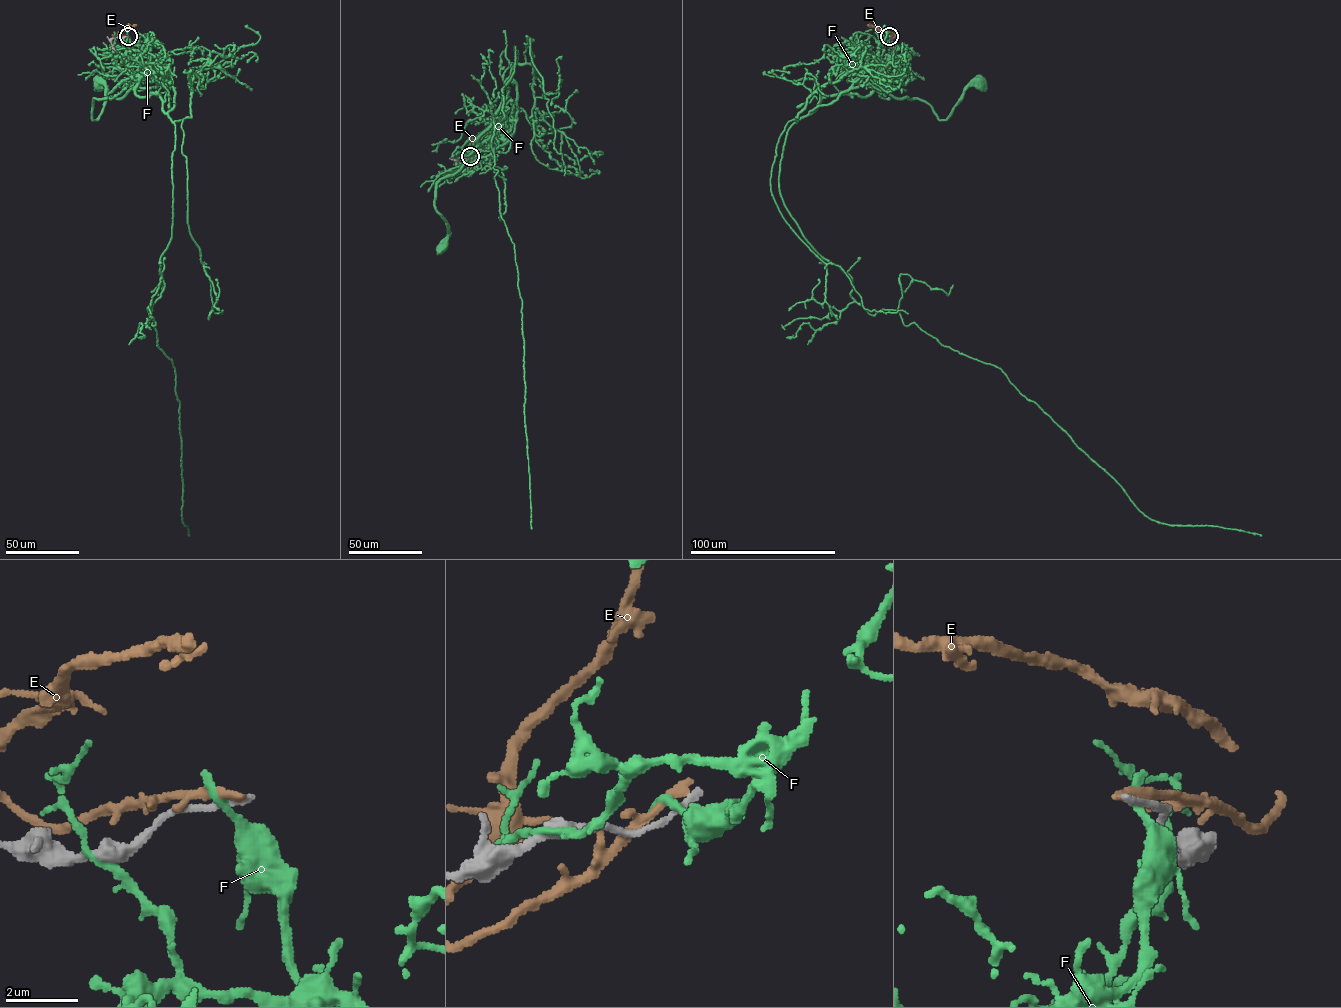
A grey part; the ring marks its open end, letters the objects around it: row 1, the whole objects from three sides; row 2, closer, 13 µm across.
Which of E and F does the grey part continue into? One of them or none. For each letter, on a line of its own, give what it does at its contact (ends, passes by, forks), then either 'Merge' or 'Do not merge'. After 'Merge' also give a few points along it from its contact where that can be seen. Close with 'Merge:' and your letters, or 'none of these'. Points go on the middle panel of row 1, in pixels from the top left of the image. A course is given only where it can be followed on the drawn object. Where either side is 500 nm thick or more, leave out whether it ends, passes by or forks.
E: It ends there. Do not merge
F: It ends there. Do not merge
Merge: none of these

